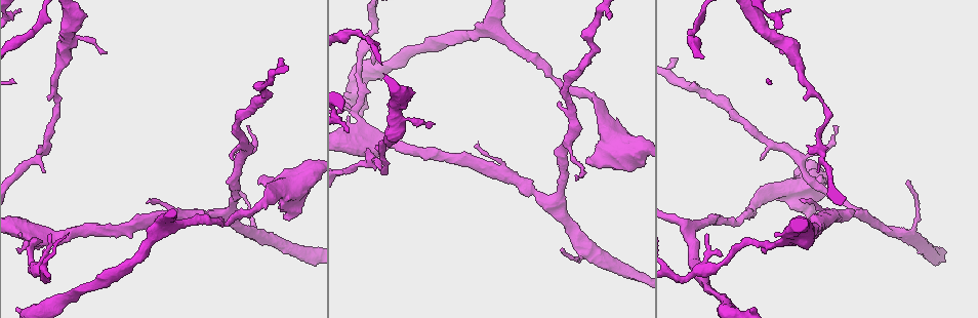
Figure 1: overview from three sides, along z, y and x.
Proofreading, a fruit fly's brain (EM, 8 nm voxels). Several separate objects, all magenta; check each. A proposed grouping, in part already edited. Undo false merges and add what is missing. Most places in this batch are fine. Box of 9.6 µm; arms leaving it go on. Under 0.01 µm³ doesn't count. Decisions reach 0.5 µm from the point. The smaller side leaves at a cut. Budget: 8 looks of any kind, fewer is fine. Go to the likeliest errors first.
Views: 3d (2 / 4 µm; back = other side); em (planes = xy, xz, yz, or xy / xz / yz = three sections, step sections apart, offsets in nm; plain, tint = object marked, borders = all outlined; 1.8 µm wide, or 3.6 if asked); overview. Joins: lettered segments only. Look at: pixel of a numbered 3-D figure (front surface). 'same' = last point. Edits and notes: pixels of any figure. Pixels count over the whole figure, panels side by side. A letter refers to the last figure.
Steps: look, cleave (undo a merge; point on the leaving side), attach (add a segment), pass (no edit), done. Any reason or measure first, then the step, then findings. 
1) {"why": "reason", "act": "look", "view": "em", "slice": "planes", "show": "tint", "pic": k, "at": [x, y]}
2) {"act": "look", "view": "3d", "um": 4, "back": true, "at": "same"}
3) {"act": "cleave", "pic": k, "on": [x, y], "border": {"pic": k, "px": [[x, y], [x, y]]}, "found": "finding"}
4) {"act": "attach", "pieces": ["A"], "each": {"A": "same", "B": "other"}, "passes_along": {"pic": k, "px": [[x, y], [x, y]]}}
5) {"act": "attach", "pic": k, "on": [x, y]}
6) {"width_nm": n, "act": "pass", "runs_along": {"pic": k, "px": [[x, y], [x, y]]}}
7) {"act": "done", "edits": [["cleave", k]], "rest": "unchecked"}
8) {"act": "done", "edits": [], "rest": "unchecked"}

{"why": "free end", "act": "look", "view": "3d", "um": 4, "back": true, "pic": 1, "at": [105, 51]}

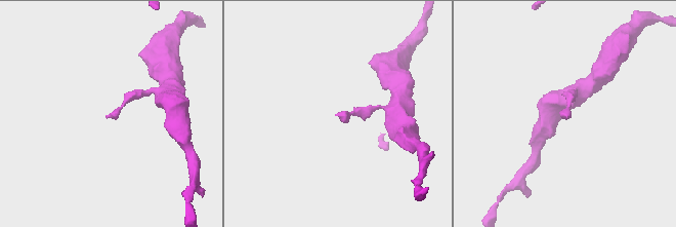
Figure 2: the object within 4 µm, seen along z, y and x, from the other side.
{"act": "look", "view": "em", "slice": "xz", "step": 16, "show": "borders", "pic": 2, "at": [338, 116]}

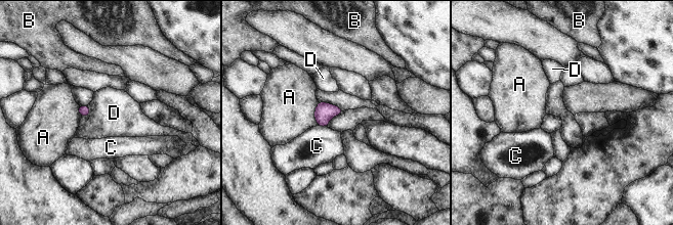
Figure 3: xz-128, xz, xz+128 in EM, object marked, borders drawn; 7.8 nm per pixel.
{"longest_contact_nm": ["A", 180], "act": "pass", "each": {"A": "other", "B": "other", "C": "other", "D": "other"}, "border": {"pic": 3, "px": [[88, 105], [88, 115], [82, 117]]}, "found": "no lettered segment goes on from it"}

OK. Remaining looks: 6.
{"why": "branch stops here", "act": "look", "view": "3d", "um": 2, "pic": 1, "at": [777, 236]}

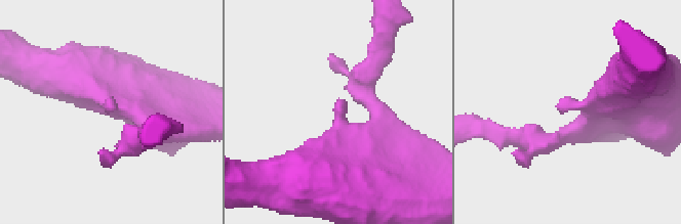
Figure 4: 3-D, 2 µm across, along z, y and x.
{"act": "look", "view": "em", "slice": "planes", "show": "borders", "pic": 4, "at": [345, 100]}

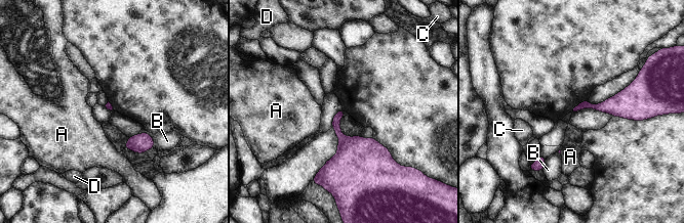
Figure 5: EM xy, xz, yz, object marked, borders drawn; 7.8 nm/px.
{"longest_contact_nm": ["B", 170], "act": "pass", "each": {"A": "other", "B": "other", "C": "other", "D": "other"}, "border": {"pic": 5, "px": [[138, 133], [148, 133], [154, 147]]}, "found": "no lettered segment goes on from it"}

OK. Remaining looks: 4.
{"why": "thick end", "act": "look", "view": "em", "slice": "planes", "show": "plain", "pic": 1, "at": [805, 215]}

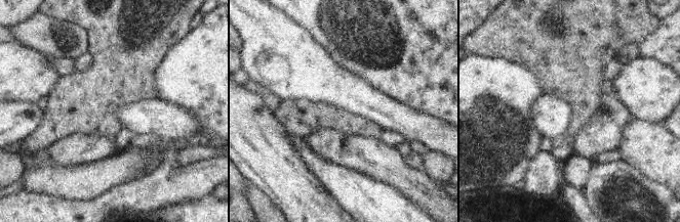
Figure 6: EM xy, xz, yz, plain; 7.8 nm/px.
{"why": "see the neighbours", "act": "look", "view": "em", "slice": "planes", "show": "borders", "at": "same"}

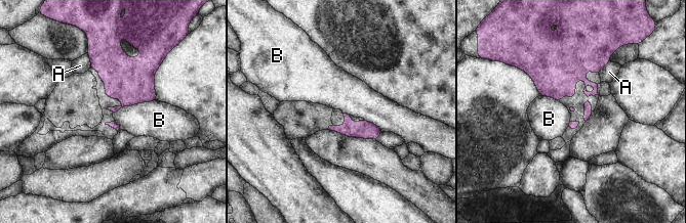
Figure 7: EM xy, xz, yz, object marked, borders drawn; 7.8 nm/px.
{"act": "pass", "each": {"A": "other", "B": "other"}, "found": "no lettered segment goes on from it"}

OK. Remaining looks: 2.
{"act": "done", "edits": [], "rest": "unchecked"}

